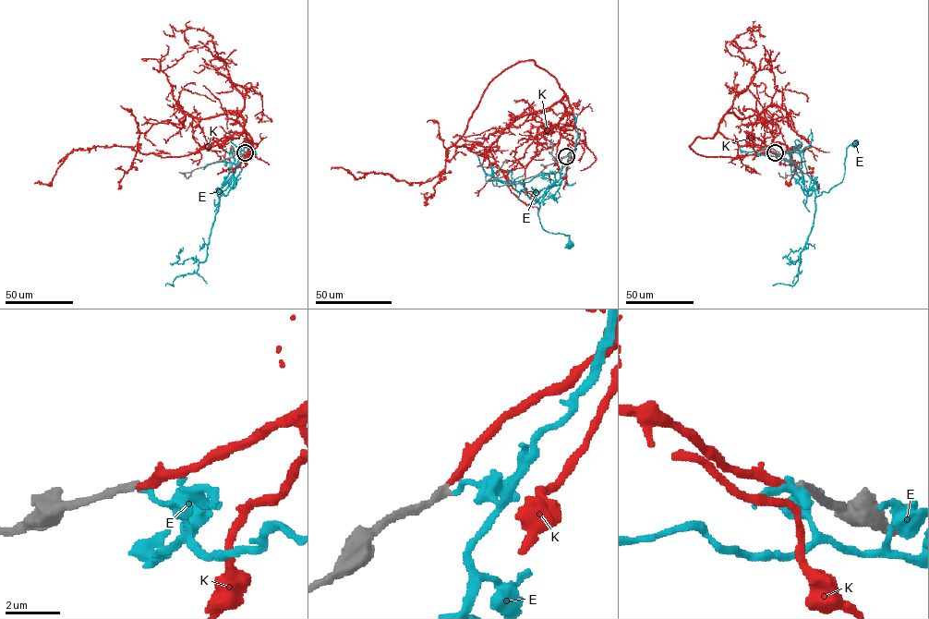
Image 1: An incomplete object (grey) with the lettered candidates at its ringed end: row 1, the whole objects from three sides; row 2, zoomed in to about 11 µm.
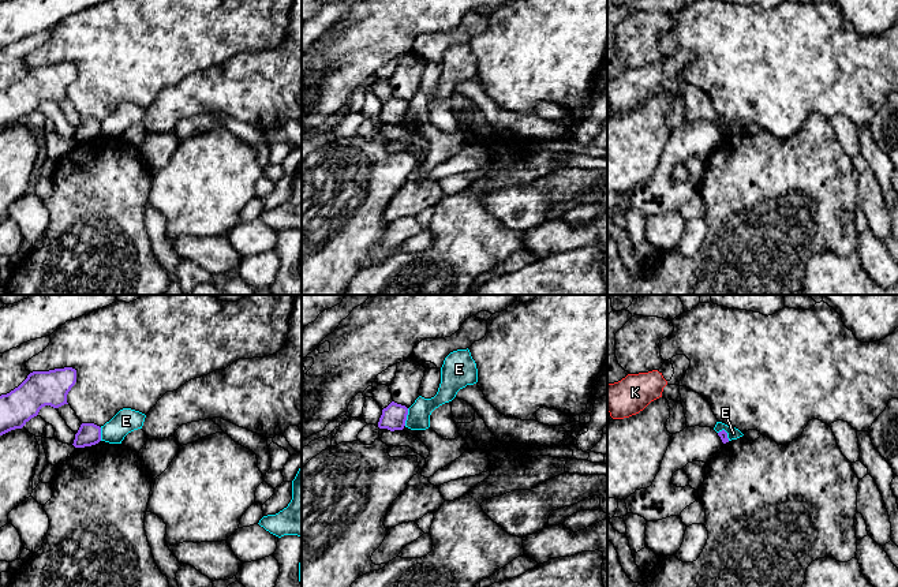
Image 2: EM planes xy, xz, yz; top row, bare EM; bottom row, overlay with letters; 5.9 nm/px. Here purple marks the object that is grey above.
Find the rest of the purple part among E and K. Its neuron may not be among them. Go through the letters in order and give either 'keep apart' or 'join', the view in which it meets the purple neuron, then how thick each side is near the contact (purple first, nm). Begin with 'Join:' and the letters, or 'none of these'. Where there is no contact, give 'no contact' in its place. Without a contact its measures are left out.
Join: K
E: keep apart; contact in xz; calibres 150 and 140 nm
K: join; no contact

